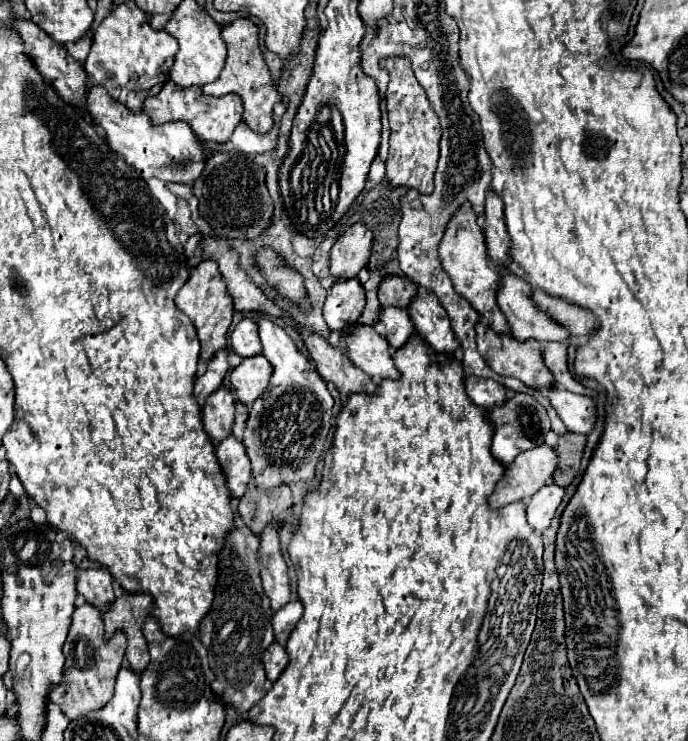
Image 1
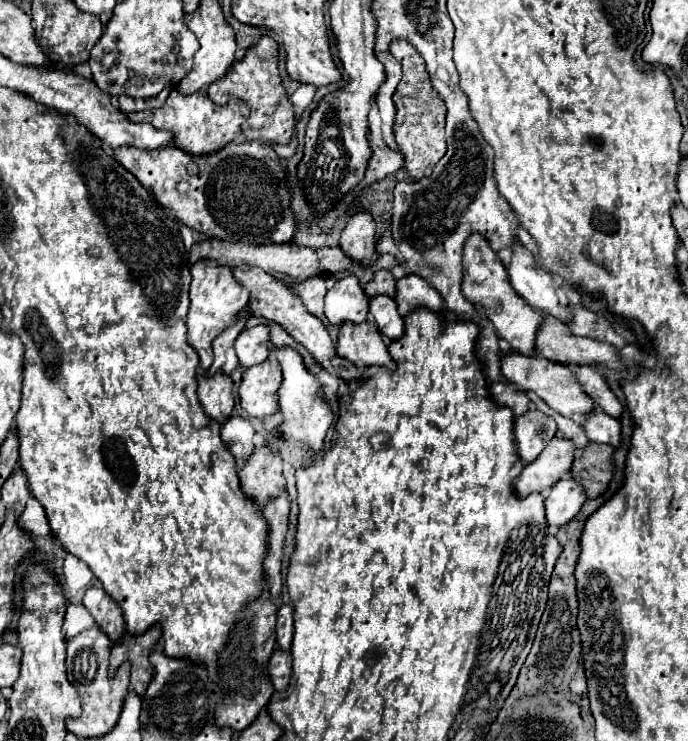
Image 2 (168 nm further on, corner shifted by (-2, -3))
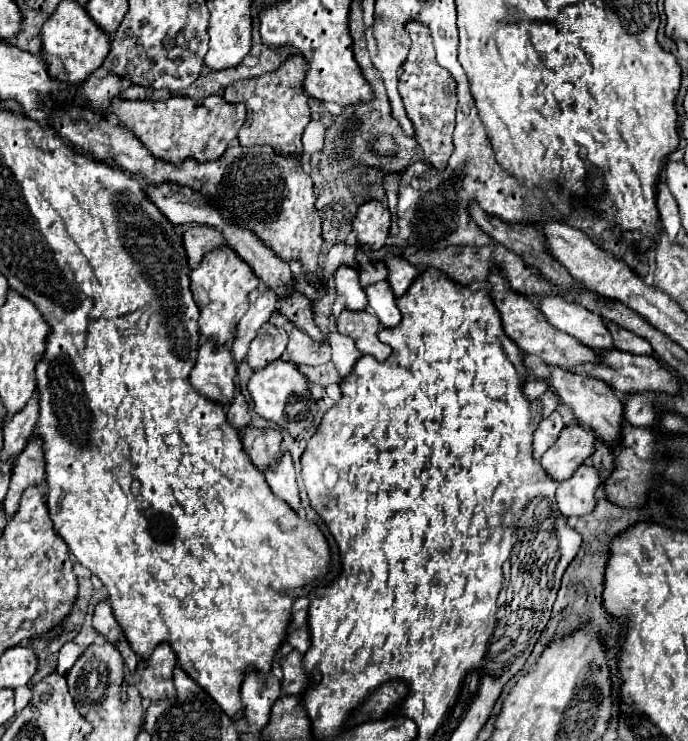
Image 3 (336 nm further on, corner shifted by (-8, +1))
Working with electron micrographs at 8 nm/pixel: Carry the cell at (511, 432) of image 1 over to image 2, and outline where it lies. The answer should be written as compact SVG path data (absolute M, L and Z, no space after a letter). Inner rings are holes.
M530 408L526 414L514 420L514 444L520 454L520 460L532 462L544 446L554 438L556 422L544 412Z

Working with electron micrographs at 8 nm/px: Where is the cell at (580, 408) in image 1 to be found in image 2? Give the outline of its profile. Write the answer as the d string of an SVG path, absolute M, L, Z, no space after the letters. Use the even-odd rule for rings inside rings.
M590 412L584 420L584 432L592 442L604 442L612 446L618 446L620 442L620 424L606 412Z

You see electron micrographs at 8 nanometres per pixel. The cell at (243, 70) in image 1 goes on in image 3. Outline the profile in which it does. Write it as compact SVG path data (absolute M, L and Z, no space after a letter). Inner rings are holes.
M290 56L286 64L282 64L272 74L264 74L254 80L238 80L230 84L224 92L224 100L228 104L246 104L248 116L238 132L240 146L272 146L280 156L302 156L302 134L310 122L308 96L302 88L308 72L308 64L304 56Z

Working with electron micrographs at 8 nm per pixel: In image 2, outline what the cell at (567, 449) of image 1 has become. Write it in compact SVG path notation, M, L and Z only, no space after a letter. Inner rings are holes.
M590 442L574 456L572 478L584 486L588 498L600 496L612 478L612 452L610 444Z

